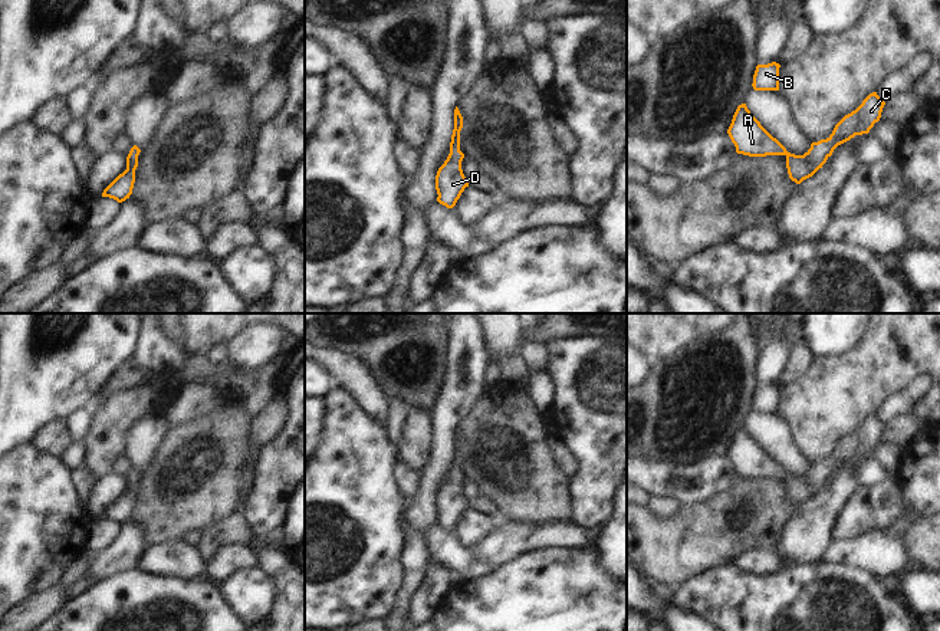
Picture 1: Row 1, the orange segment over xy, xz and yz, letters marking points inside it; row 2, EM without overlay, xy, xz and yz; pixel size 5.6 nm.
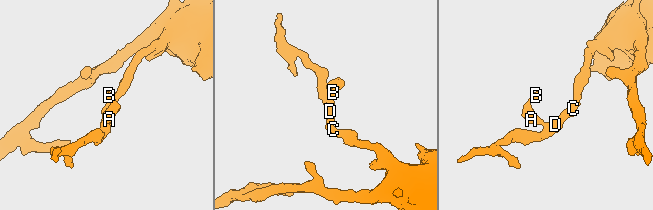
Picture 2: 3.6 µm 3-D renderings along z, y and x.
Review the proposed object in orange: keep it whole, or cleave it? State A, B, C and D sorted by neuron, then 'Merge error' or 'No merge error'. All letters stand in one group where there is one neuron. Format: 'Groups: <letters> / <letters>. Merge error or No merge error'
Groups: A B C D. No merge error

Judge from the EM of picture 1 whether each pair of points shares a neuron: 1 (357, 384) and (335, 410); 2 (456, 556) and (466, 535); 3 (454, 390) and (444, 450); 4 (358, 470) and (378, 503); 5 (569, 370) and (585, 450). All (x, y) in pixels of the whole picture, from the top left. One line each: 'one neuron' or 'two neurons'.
1: two neurons
2: two neurons
3: one neuron
4: one neuron
5: one neuron

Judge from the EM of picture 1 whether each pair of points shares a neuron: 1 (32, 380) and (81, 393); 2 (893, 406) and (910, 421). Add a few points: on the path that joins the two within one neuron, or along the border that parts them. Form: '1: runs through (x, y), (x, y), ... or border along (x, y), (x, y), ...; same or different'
1: runs through (43, 380), (69, 381); same
2: border along (913, 410), (900, 418); different

